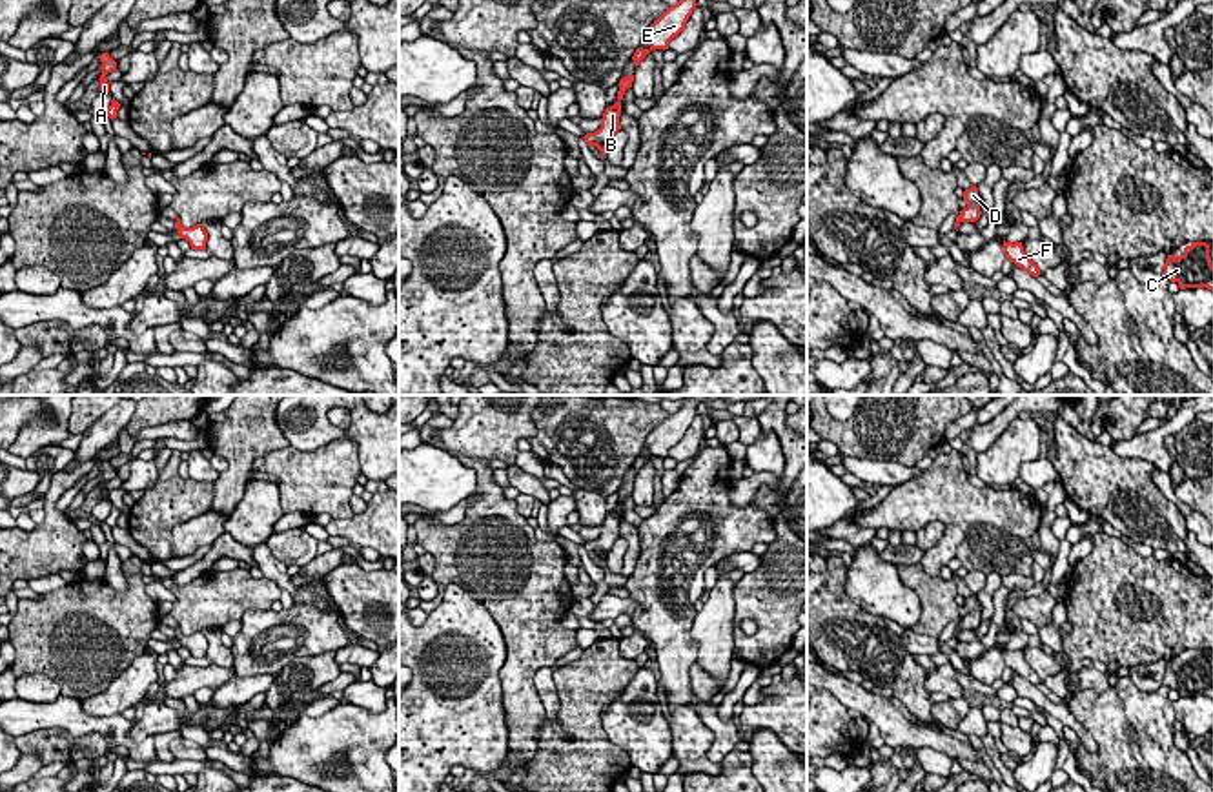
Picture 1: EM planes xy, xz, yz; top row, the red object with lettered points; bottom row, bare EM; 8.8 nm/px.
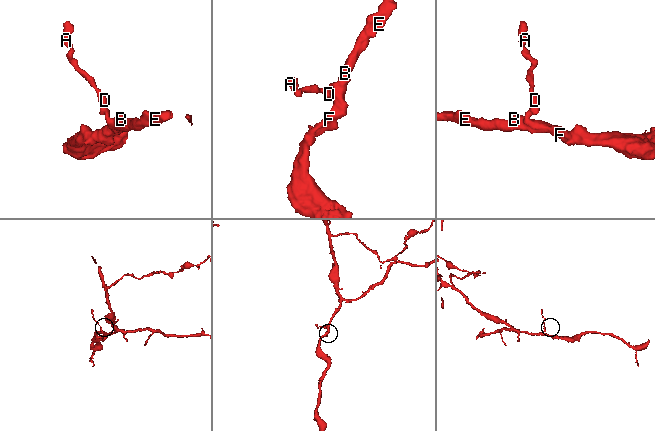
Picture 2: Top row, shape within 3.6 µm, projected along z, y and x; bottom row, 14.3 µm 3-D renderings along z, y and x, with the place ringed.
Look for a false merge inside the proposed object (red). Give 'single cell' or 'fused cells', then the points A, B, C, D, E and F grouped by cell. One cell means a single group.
single cell; groups A B C D E F

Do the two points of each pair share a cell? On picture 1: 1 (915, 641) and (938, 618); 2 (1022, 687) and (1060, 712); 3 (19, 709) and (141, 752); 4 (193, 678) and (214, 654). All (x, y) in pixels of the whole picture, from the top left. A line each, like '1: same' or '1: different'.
1: different
2: same
3: same
4: different

